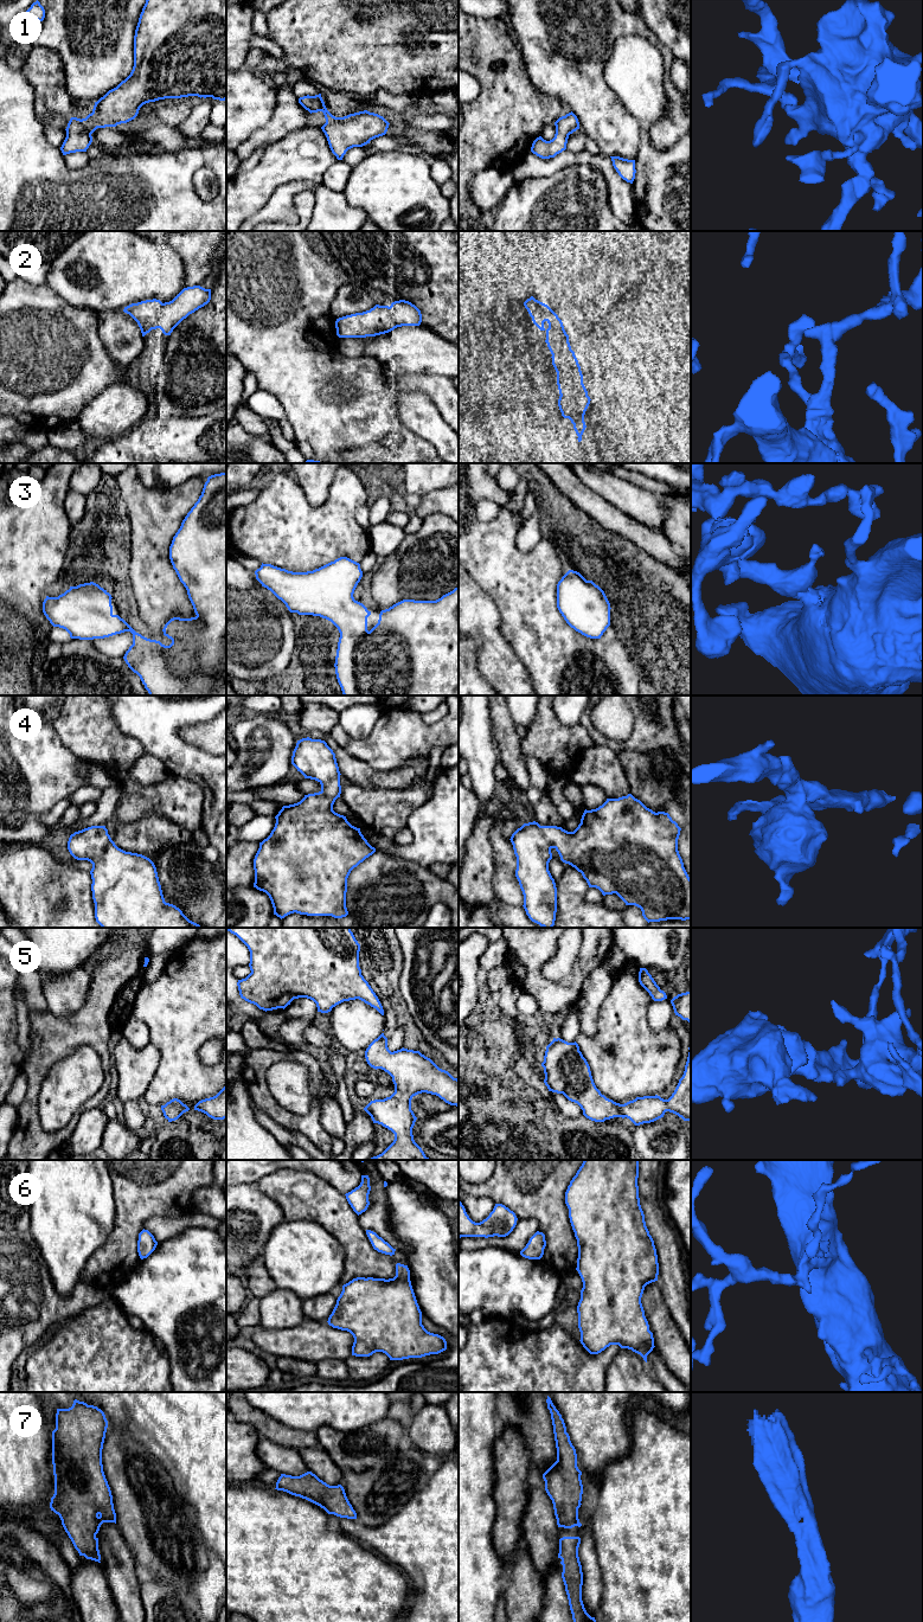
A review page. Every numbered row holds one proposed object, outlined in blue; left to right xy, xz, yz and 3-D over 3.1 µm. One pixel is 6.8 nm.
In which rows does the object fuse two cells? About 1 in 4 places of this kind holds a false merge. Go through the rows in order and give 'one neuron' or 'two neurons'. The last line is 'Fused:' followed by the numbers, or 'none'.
1: one neuron
2: one neuron
3: one neuron
4: one neuron
5: one neuron
6: one neuron
7: one neuron
Fused: none

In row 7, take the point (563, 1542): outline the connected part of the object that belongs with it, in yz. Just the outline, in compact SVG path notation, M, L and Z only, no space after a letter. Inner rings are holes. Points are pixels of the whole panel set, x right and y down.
M563 1537L559 1539L558 1558L563 1565L562 1578L569 1599L573 1622L596 1622L591 1617L582 1601L583 1572L578 1557L579 1537Z

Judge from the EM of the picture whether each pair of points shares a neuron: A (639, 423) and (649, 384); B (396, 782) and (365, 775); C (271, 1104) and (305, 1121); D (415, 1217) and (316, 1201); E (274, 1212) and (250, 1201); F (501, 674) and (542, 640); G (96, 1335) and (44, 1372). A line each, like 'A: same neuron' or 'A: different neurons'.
A: different neurons
B: same neuron
C: same neuron
D: different neurons
E: same neuron
F: different neurons
G: same neuron

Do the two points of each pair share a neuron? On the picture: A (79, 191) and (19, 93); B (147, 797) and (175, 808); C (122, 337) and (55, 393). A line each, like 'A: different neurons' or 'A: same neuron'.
A: same neuron
B: same neuron
C: different neurons

